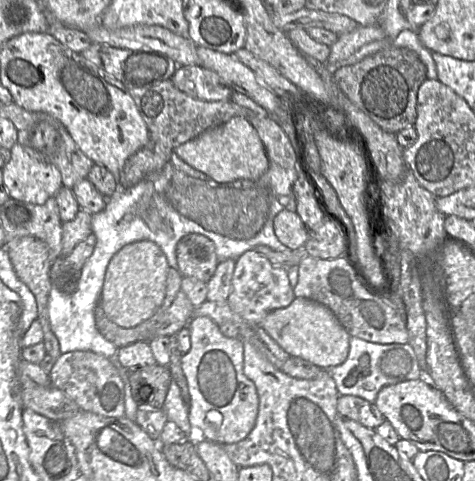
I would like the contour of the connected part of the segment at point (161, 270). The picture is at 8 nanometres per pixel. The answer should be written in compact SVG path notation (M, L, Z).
M150 240L125 245L110 260L99 305L106 316L122 328L132 328L149 319L162 304L170 266L161 248Z

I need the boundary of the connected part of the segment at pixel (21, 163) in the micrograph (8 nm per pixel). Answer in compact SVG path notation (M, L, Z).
M17 142L10 153L10 161L2 168L10 198L43 205L63 187L59 169L31 148Z

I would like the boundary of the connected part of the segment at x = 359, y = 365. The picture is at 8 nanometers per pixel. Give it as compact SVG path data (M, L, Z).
M352 336L349 343L347 359L328 370L340 395L357 396L375 402L383 387L422 378L422 370L409 343L378 344Z

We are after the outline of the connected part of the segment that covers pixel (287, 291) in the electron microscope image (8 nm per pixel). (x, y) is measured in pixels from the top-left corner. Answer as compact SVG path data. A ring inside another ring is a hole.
M253 249L244 252L236 260L231 290L226 301L245 320L261 324L270 312L289 306L295 298L286 269L272 264Z

